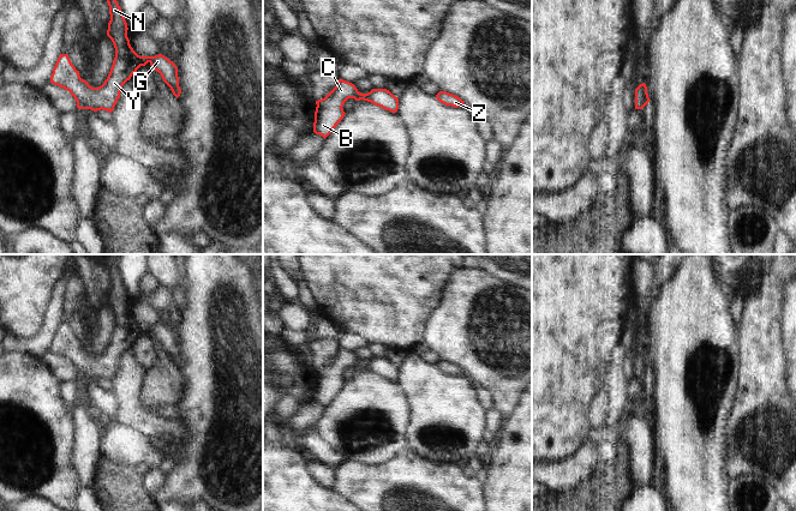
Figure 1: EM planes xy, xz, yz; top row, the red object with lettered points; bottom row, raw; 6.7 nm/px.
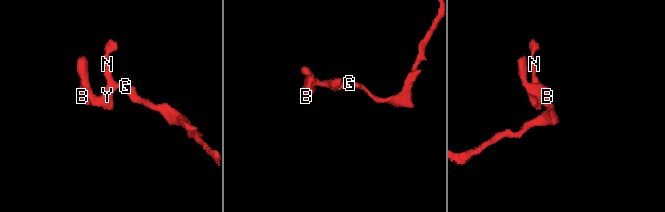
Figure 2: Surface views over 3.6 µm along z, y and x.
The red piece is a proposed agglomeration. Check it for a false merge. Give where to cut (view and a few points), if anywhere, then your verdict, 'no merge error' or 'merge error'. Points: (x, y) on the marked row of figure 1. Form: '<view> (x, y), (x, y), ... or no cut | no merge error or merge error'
no cut | no merge error

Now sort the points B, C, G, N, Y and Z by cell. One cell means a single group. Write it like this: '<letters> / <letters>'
B C G N Y Z

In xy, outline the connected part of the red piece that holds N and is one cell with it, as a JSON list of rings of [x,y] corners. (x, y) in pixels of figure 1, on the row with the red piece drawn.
[[[107,0],[110,20],[107,36],[115,48],[115,58],[110,72],[104,83],[92,88],[80,78],[79,71],[72,65],[67,54],[60,54],[50,76],[50,83],[70,91],[77,101],[78,109],[113,112],[121,92],[122,85],[131,79],[140,66],[148,62],[157,71],[163,82],[170,88],[178,98],[181,94],[179,86],[178,67],[162,54],[155,56],[140,56],[130,44],[127,37],[127,23],[116,0]]]

